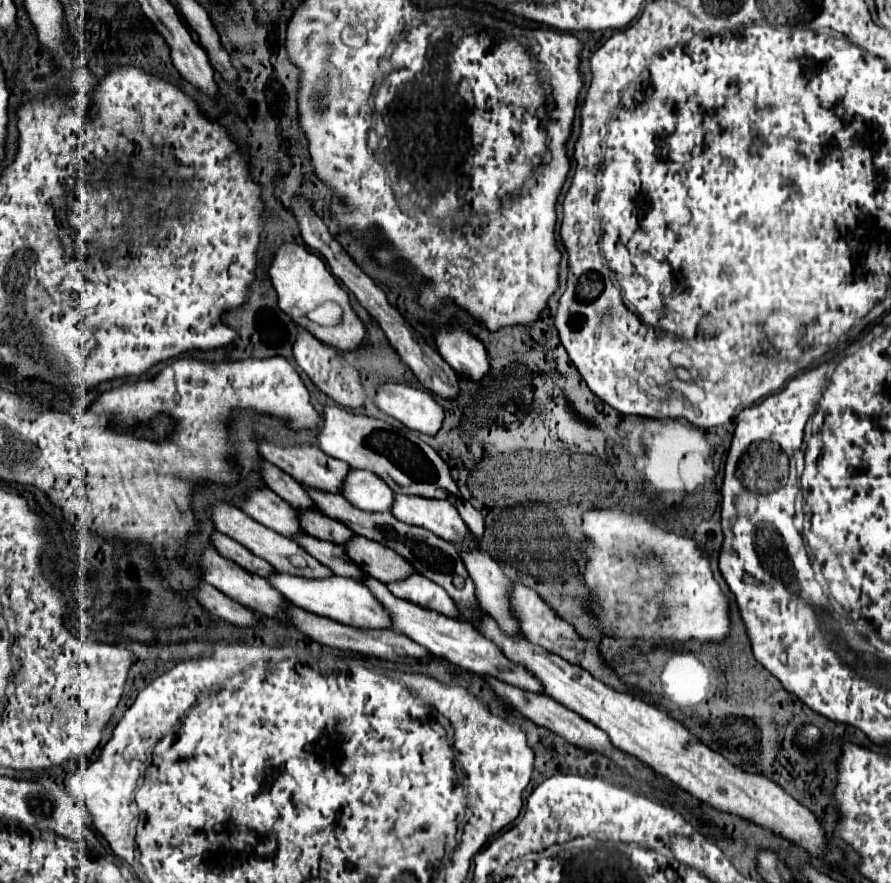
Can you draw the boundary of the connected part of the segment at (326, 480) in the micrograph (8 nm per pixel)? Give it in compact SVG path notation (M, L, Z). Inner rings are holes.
M260 443L260 451L266 461L294 477L300 485L340 493L340 483L348 475L350 467L344 461L324 455L318 447L282 447L272 443Z

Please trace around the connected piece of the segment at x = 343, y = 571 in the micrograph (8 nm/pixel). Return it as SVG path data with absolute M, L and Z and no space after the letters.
M300 535L294 541L300 547L304 547L312 557L316 557L322 565L330 567L336 575L350 577L350 579L356 579L356 575L366 575L364 571L360 571L360 567L356 567L356 563L346 555L344 547L340 547L340 545L320 541L320 539L314 539L310 535Z

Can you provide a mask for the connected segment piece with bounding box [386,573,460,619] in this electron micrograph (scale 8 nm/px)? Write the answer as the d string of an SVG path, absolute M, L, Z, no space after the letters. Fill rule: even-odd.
M410 575L408 579L404 581L398 581L398 583L388 583L386 585L390 589L390 593L398 599L404 599L408 603L414 603L422 609L428 609L428 611L436 611L440 615L446 615L446 617L452 617L452 619L458 619L460 617L460 611L456 609L454 601L450 599L450 595L446 595L446 591L432 583L430 579L426 579L424 575Z

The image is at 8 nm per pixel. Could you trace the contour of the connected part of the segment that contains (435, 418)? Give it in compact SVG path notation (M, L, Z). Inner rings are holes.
M384 383L378 387L376 405L390 417L404 423L408 429L424 435L436 435L444 421L444 409L436 399L422 389L408 385Z

